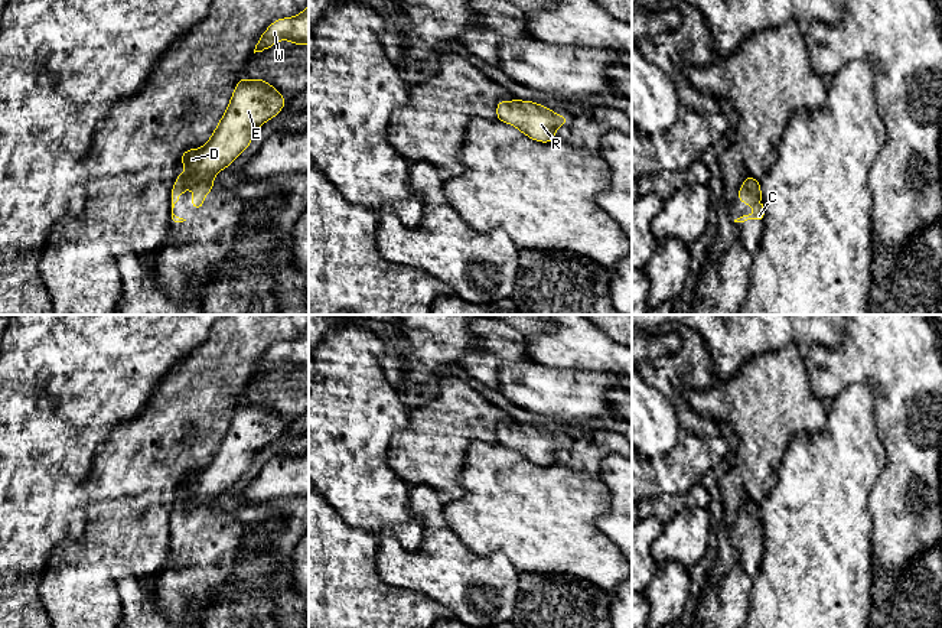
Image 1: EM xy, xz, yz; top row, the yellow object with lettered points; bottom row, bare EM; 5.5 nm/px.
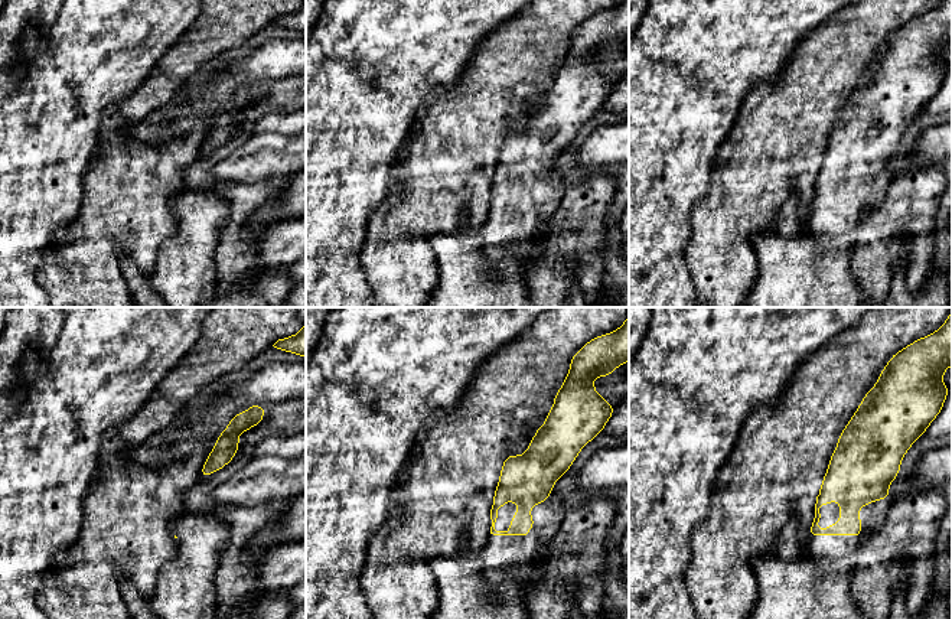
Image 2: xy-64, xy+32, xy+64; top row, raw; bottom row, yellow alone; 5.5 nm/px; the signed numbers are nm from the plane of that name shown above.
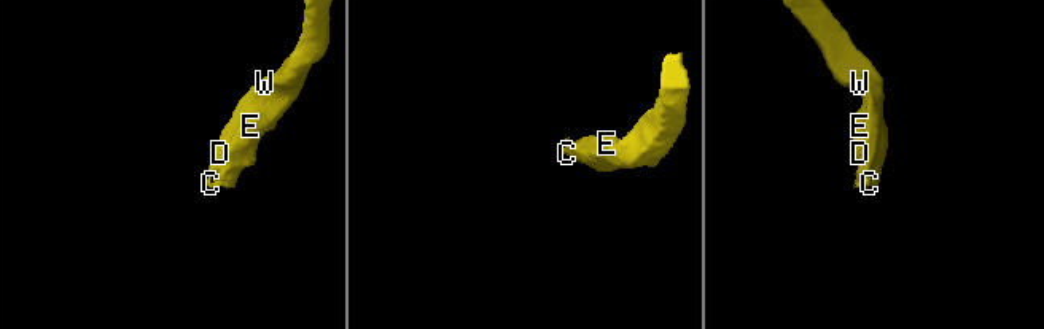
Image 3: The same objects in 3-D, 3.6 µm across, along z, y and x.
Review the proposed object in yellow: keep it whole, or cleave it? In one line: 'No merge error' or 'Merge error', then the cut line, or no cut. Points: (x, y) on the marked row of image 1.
No merge error. No split

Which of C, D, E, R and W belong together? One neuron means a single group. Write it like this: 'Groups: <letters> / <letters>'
Groups: C D E R W

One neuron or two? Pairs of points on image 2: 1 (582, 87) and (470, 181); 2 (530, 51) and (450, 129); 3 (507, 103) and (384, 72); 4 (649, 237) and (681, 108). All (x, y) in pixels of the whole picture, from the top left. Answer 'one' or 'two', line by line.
1: two
2: one
3: two
4: one

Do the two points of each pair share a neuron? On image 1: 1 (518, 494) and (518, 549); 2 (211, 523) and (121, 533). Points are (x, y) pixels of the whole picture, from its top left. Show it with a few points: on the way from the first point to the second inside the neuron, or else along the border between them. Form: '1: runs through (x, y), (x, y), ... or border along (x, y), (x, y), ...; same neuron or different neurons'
1: runs through (518, 507), (518, 536); same neuron
2: border along (169, 519), (168, 542); different neurons

